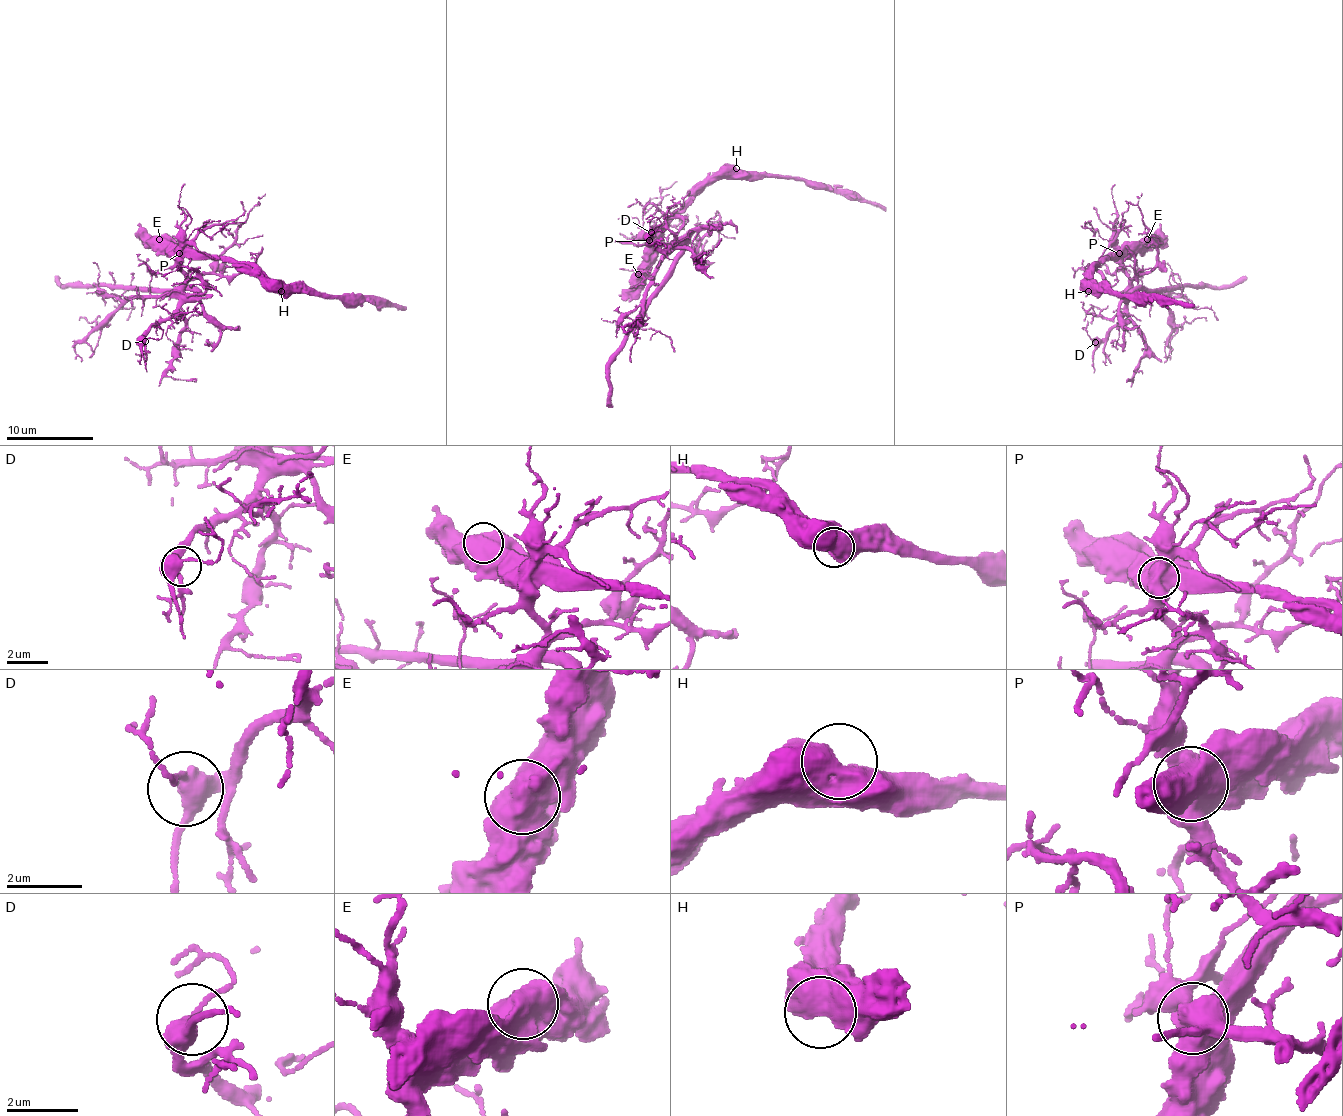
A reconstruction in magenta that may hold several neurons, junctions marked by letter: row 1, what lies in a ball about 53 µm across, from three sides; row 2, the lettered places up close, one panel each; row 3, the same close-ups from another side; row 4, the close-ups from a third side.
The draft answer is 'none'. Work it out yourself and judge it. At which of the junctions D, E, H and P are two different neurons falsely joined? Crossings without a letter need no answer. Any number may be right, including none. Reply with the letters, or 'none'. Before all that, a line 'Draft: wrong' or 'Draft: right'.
Draft: wrong
P

